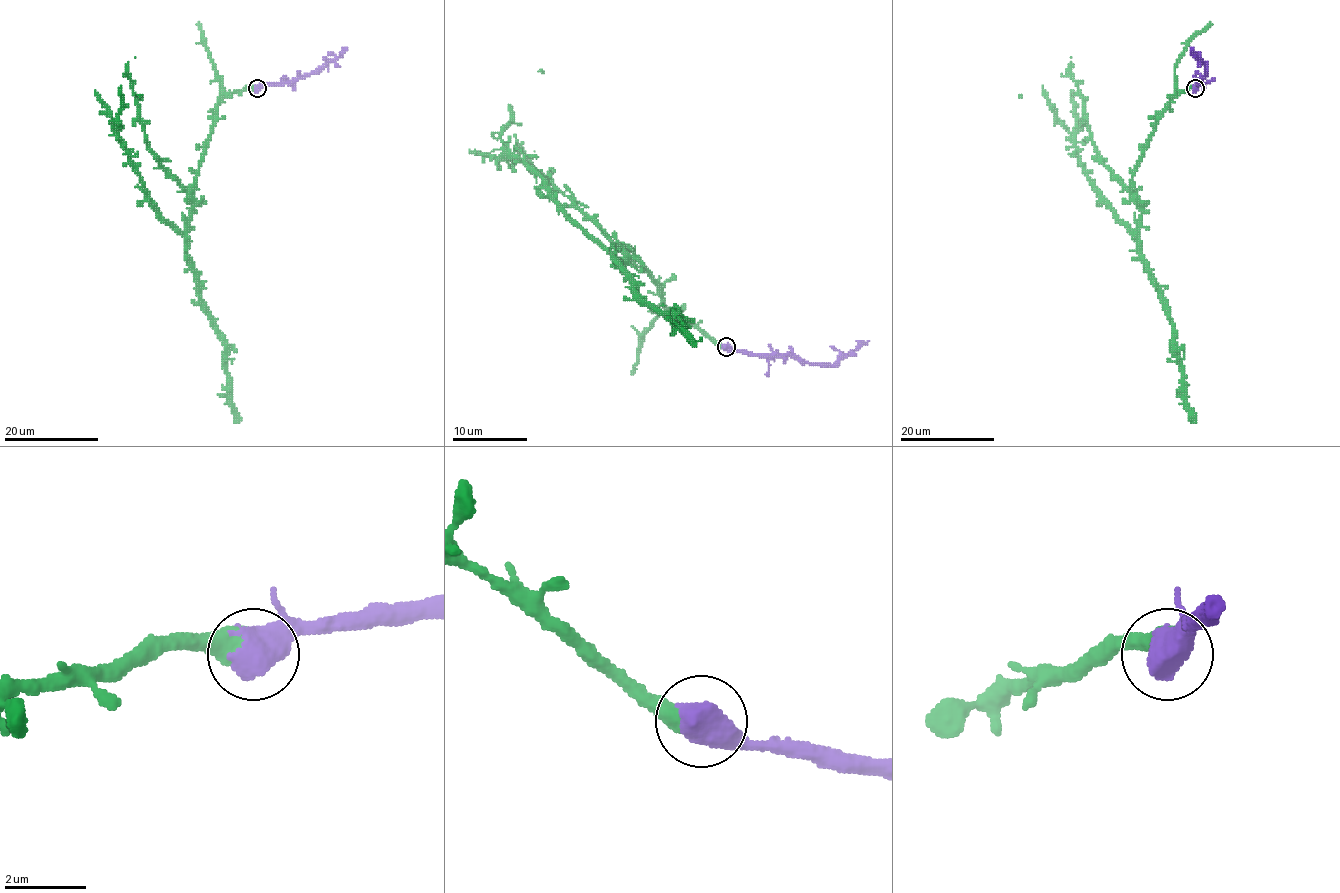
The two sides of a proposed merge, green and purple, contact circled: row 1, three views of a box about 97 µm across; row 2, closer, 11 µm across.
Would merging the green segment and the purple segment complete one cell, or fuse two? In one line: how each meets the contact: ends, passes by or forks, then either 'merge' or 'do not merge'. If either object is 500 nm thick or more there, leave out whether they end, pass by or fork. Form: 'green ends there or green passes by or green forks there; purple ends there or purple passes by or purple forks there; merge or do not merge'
merge

